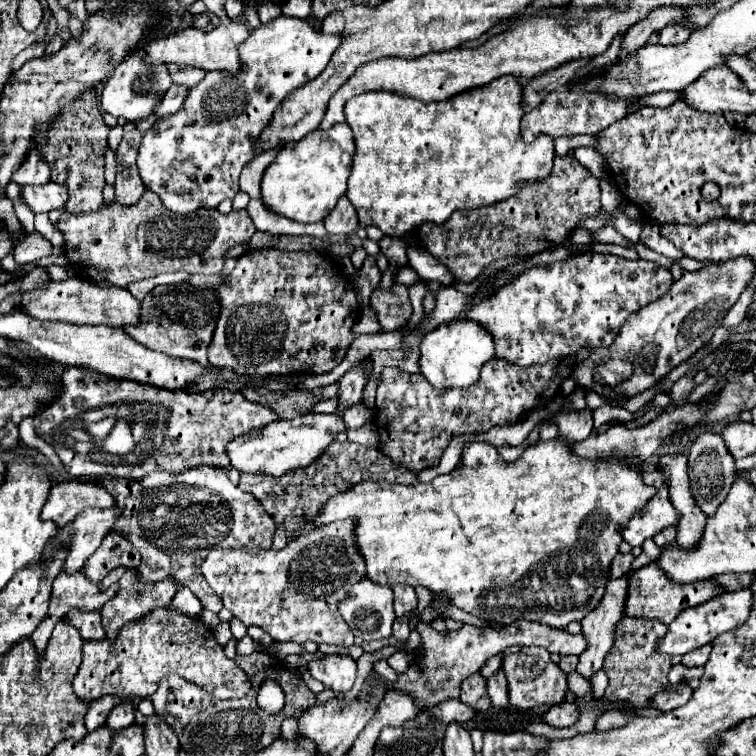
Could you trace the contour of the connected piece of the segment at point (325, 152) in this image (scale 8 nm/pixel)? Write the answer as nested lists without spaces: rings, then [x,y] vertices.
[[[334,124],[330,130],[316,130],[296,144],[284,146],[274,162],[264,170],[260,190],[262,204],[284,218],[294,222],[320,222],[336,206],[338,198],[346,192],[354,156],[352,130],[346,124]]]

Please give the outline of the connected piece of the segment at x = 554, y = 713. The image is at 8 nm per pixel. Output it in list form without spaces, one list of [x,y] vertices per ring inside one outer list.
[[[562,702],[562,704],[556,704],[548,710],[548,714],[544,714],[544,720],[550,724],[550,726],[556,726],[556,728],[566,728],[566,726],[574,726],[580,718],[580,710],[576,704],[570,704],[570,702]]]

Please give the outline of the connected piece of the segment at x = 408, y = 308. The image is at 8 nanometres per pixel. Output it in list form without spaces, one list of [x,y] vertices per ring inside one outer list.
[[[392,284],[390,290],[376,288],[370,294],[370,308],[376,314],[378,324],[382,326],[382,332],[394,332],[396,324],[406,324],[412,316],[412,304],[406,296],[404,284]]]

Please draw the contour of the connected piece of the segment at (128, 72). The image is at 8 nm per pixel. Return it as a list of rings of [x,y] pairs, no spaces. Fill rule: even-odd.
[[[136,50],[136,52],[132,52],[132,56],[126,56],[120,62],[120,68],[116,68],[116,72],[112,74],[112,80],[108,80],[108,84],[104,84],[104,90],[100,96],[102,112],[112,114],[116,118],[124,116],[124,120],[128,120],[128,122],[136,122],[136,120],[152,114],[152,108],[156,108],[156,104],[160,102],[160,96],[168,90],[168,86],[172,84],[172,78],[164,64],[148,66],[142,60],[144,60],[144,56],[140,56],[140,50]]]

